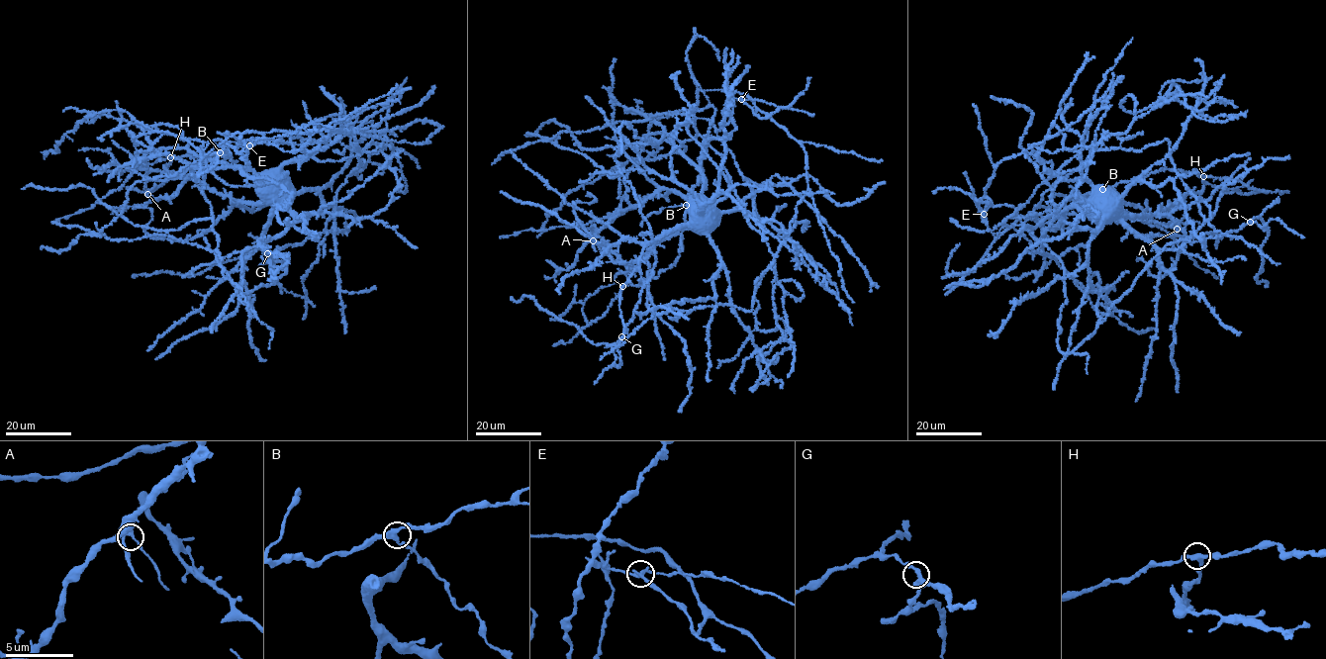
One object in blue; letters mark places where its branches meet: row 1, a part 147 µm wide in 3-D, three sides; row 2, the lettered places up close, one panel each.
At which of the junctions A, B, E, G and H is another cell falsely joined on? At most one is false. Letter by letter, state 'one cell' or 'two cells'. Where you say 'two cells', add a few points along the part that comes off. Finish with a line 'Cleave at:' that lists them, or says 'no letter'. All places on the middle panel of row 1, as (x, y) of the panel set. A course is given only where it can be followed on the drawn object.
A: one cell
B: one cell
E: two cells; course (740, 99), (758, 99), (814, 115)
G: one cell
H: one cell
Cleave at: E

